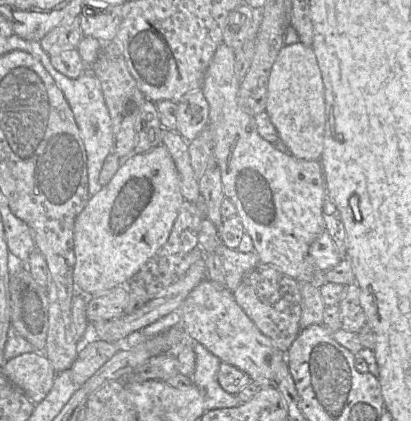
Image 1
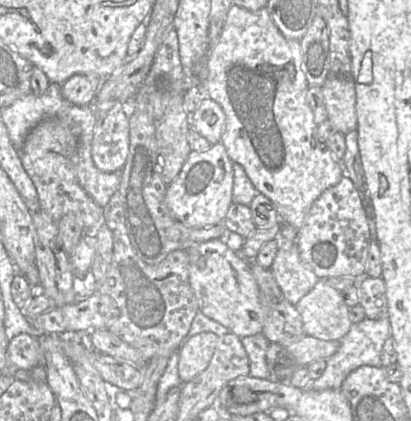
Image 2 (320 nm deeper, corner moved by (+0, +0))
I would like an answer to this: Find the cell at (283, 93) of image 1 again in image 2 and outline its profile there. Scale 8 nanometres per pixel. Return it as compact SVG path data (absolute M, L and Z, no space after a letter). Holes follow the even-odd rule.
M329 74L321 89L327 121L343 134L356 129L356 90L353 79L341 79Z

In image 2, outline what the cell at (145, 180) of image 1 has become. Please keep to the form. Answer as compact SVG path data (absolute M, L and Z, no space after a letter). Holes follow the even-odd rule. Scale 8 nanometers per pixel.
M222 143L214 144L205 151L191 151L178 176L167 186L165 202L172 215L192 228L222 224L233 202L233 164Z

